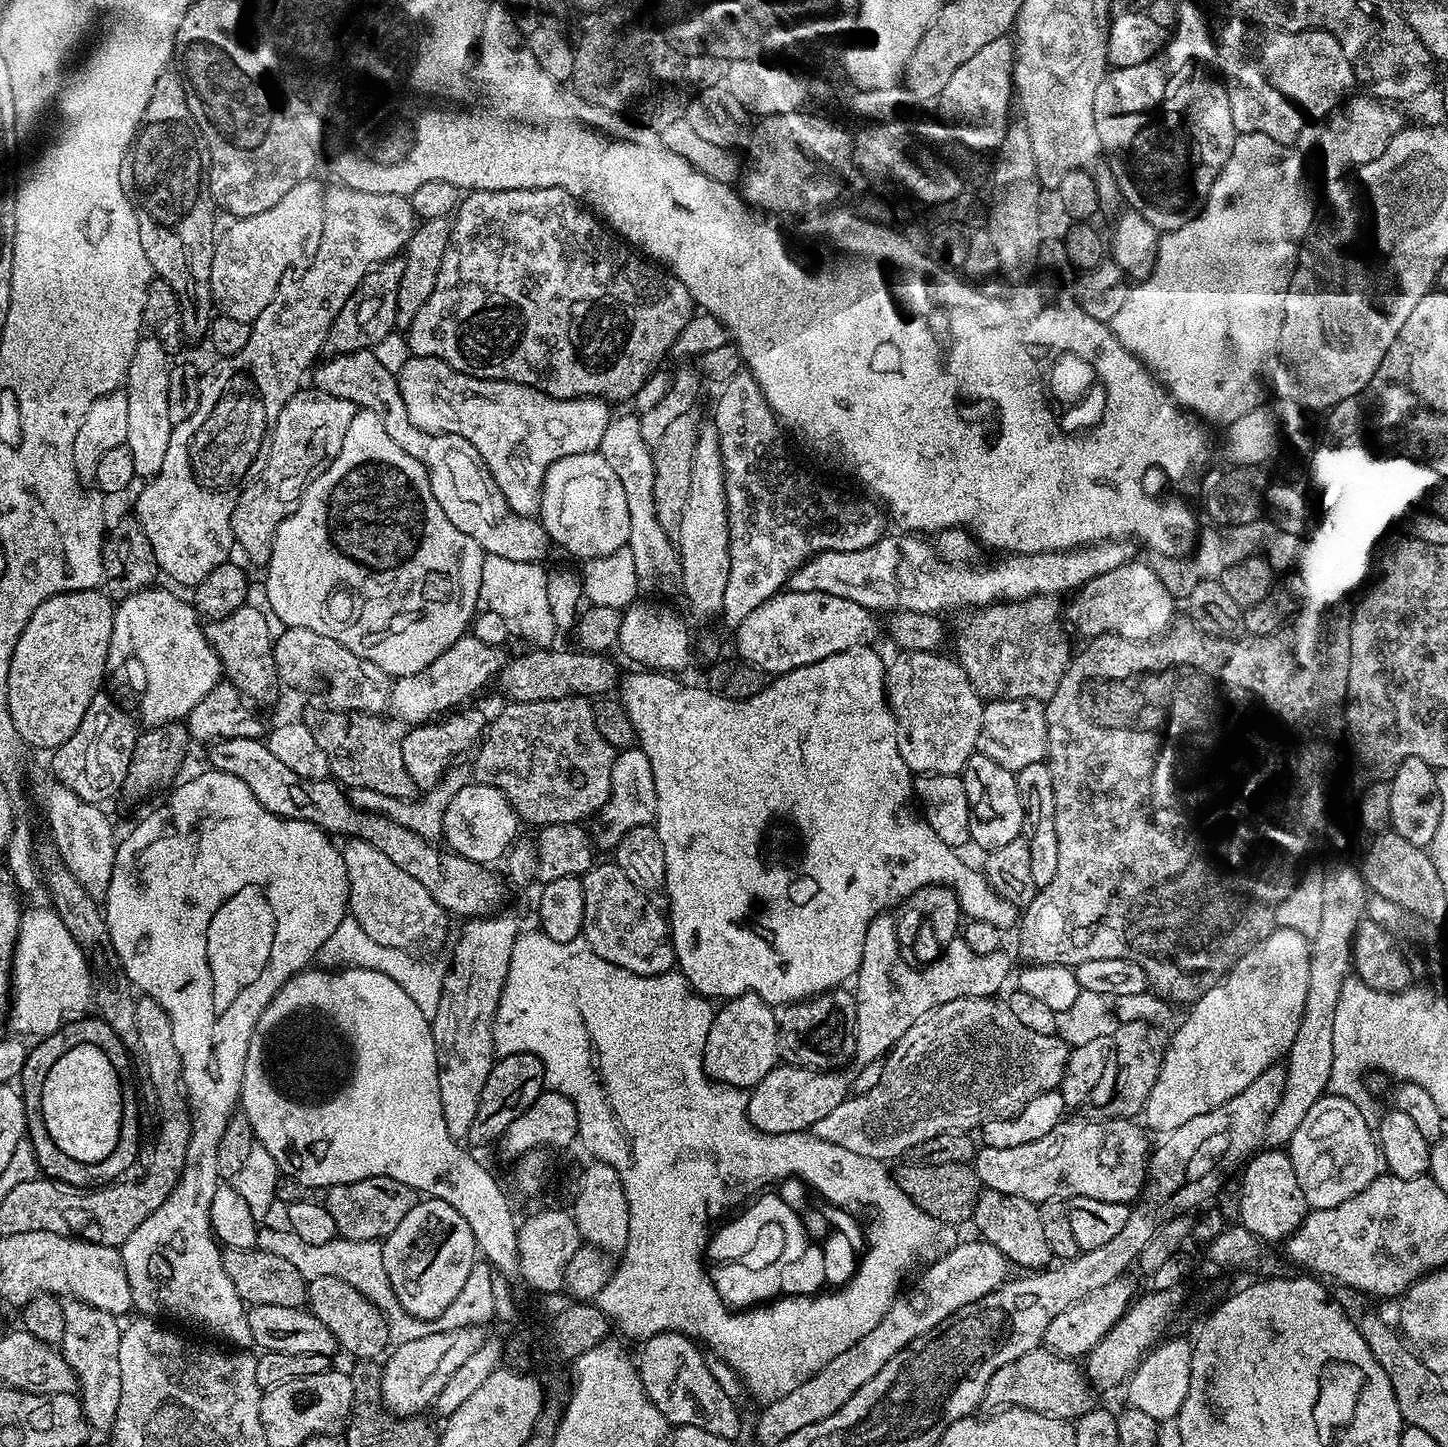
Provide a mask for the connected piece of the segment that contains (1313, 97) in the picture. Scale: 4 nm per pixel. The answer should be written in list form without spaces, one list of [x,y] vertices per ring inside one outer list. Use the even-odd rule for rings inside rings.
[[[1232,18],[1224,28],[1224,37],[1221,40],[1219,37],[1218,48],[1222,53],[1218,60],[1219,75],[1228,91],[1230,118],[1234,118],[1237,133],[1266,134],[1266,138],[1291,145],[1305,124],[1320,122],[1331,116],[1343,105],[1340,103],[1344,99],[1345,103],[1353,95],[1352,87],[1358,84],[1346,54],[1342,54],[1342,46],[1338,46],[1338,38],[1316,28],[1309,32],[1261,30],[1243,18]]]

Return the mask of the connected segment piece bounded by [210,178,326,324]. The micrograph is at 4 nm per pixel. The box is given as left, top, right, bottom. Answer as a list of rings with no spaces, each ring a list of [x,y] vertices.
[[[318,180],[298,182],[270,210],[233,219],[225,232],[223,229],[210,266],[212,302],[223,315],[251,324],[270,306],[274,294],[285,283],[287,272],[295,264],[303,270],[315,260],[322,242],[326,191]]]

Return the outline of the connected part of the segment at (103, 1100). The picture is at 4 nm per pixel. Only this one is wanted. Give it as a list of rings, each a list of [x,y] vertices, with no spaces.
[[[89,1044],[74,1046],[74,1050],[66,1050],[66,1054],[62,1054],[58,1058],[58,1062],[54,1062],[50,1074],[46,1074],[46,1086],[42,1086],[42,1114],[46,1122],[46,1130],[50,1130],[50,1138],[54,1138],[54,1146],[58,1146],[58,1150],[62,1150],[62,1154],[74,1158],[77,1165],[96,1164],[99,1160],[107,1161],[111,1157],[114,1146],[119,1142],[118,1134],[122,1122],[123,1098],[126,1095],[125,1089],[120,1089],[120,1080],[122,1080],[121,1073],[116,1071],[110,1058],[106,1058],[106,1054],[102,1050],[98,1050],[98,1046],[90,1046]]]

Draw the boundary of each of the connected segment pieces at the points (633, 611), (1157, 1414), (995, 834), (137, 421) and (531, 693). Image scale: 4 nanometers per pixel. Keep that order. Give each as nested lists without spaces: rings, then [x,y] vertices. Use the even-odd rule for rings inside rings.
[[[648,598],[637,599],[635,604],[628,605],[623,609],[622,630],[620,631],[619,651],[624,651],[628,660],[633,660],[633,665],[644,670],[655,670],[665,674],[680,674],[680,671],[688,664],[692,652],[694,656],[694,644],[692,648],[692,636],[688,633],[688,624],[672,608],[667,608],[667,603],[653,602]]]
[[[1166,1338],[1157,1343],[1128,1377],[1127,1403],[1144,1411],[1145,1414],[1150,1414],[1150,1418],[1154,1418],[1157,1422],[1175,1421],[1182,1410],[1182,1402],[1186,1402],[1186,1390],[1190,1390],[1192,1346],[1191,1339],[1167,1340]]]
[[[975,751],[964,768],[962,779],[964,797],[968,799],[970,810],[970,834],[973,845],[977,844],[978,847],[984,848],[983,850],[991,850],[998,846],[1006,846],[1006,842],[1014,842],[1014,838],[1022,835],[1026,828],[1026,817],[1013,772]]]
[[[151,334],[140,339],[134,350],[134,358],[130,358],[126,377],[126,402],[130,409],[130,423],[126,429],[126,438],[130,454],[134,454],[134,470],[140,478],[154,477],[158,470],[162,470],[166,446],[170,446],[170,434],[174,426],[170,422],[166,390],[170,390],[172,365],[170,353]]]
[[[536,648],[535,650],[528,650],[532,652],[524,652],[521,656],[516,657],[514,660],[509,659],[507,663],[505,663],[504,668],[499,672],[499,675],[496,676],[494,680],[495,686],[501,688],[502,691],[508,695],[507,699],[509,701],[515,702],[517,704],[521,704],[522,702],[538,702],[539,700],[565,700],[567,696],[583,696],[585,698],[600,698],[603,697],[605,694],[611,693],[608,692],[617,687],[618,684],[618,676],[616,680],[616,664],[611,659],[613,658],[611,655],[608,654],[601,654],[598,652],[586,652],[583,650],[575,650],[576,652],[552,652],[556,650],[549,650],[548,648]]]

